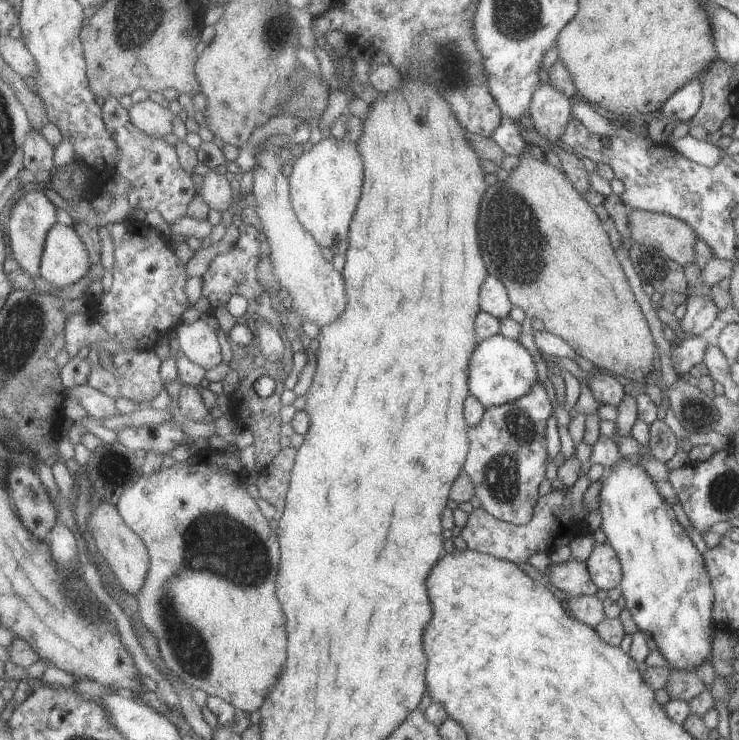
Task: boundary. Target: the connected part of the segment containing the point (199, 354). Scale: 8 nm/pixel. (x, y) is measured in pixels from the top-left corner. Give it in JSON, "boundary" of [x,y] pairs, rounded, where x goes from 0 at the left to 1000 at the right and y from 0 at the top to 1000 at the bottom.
{"boundary":[[[268,431],[261,438],[244,438],[237,447],[241,450],[244,473],[265,492],[280,497],[281,501],[302,489],[295,450],[277,432]]]}

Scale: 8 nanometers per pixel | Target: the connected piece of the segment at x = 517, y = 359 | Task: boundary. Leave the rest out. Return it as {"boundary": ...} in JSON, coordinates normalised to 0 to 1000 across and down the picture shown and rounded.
{"boundary":[[[673,451],[648,461],[639,478],[633,500],[635,532],[648,541],[654,553],[677,549],[713,532],[716,524],[727,516],[727,509],[721,485],[702,461]]]}

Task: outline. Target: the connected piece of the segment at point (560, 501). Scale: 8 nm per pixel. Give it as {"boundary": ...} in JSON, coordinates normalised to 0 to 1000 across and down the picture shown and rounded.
{"boundary":[[[774,614],[754,632],[754,647],[762,651],[762,662],[747,662],[739,670],[729,670],[724,678],[721,697],[710,709],[694,709],[670,701],[659,691],[640,686],[633,695],[632,707],[624,714],[624,728],[629,731],[632,742],[691,761],[713,761],[721,746],[746,747],[756,738],[769,738],[777,727],[790,719],[789,704],[778,703],[778,692],[773,684],[773,658],[781,651],[785,626]]]}

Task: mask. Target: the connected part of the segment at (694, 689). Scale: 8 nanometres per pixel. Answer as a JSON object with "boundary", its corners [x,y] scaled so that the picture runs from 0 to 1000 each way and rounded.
{"boundary":[[[907,905],[905,919],[899,931],[903,934],[907,946],[922,946],[932,949],[955,932],[946,907],[938,905]]]}

